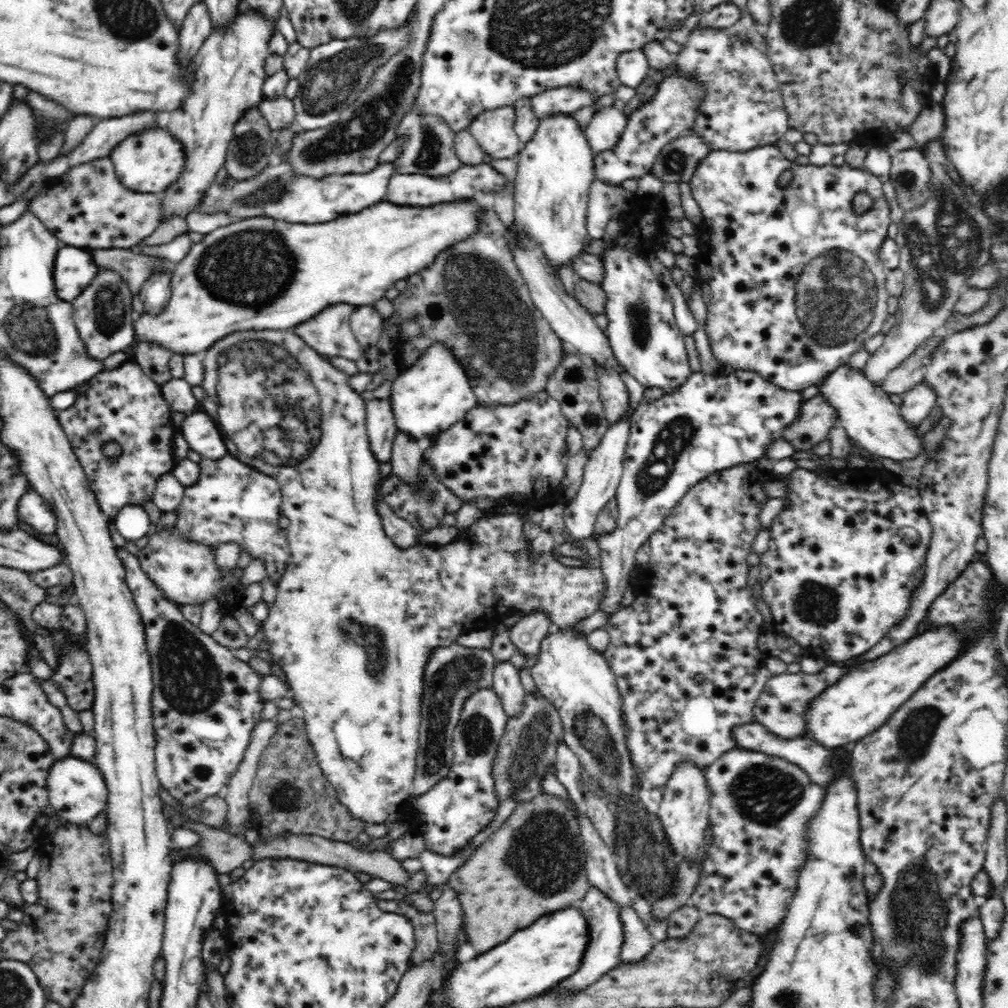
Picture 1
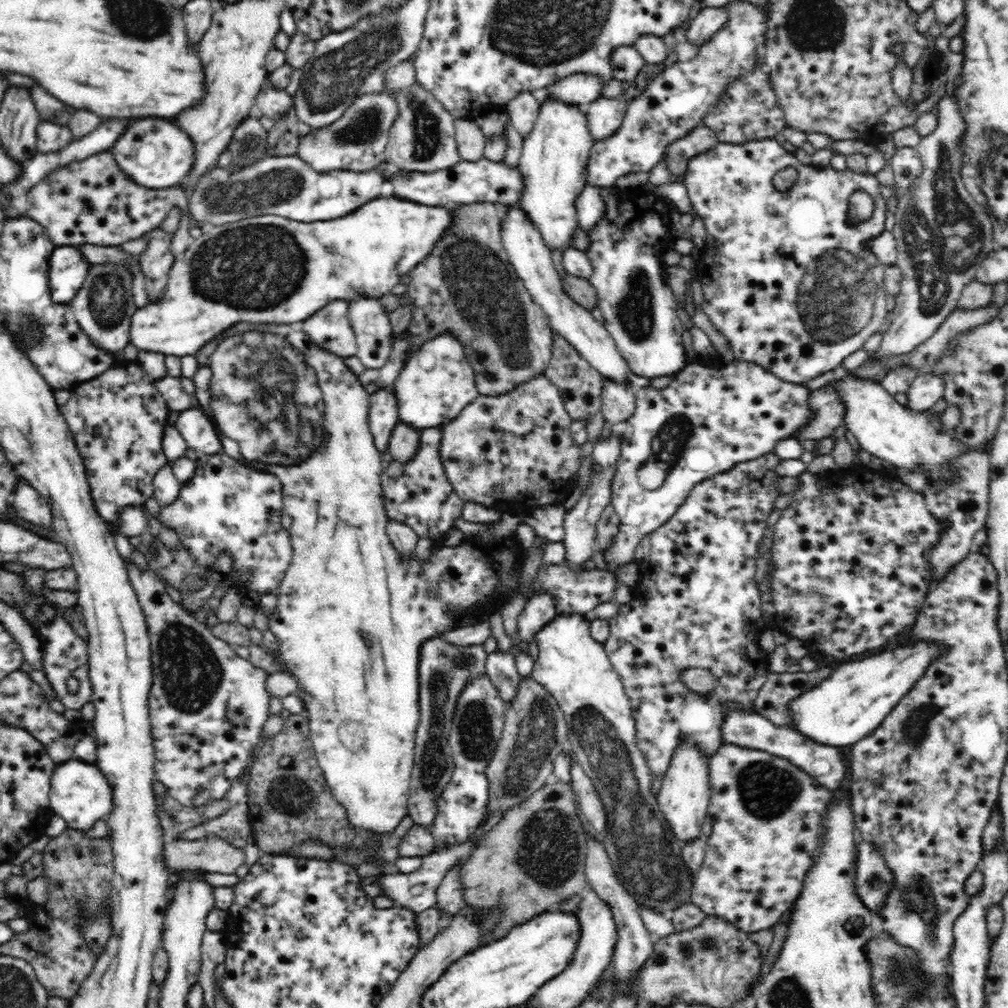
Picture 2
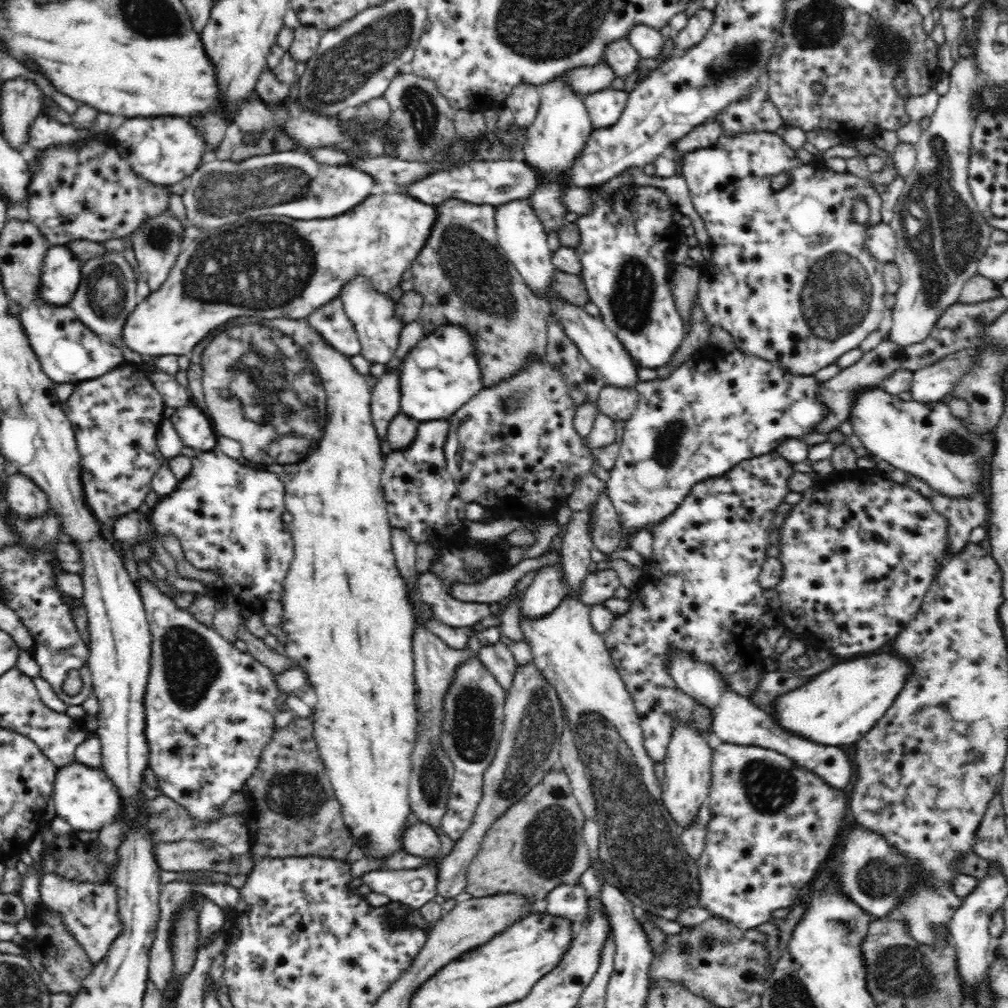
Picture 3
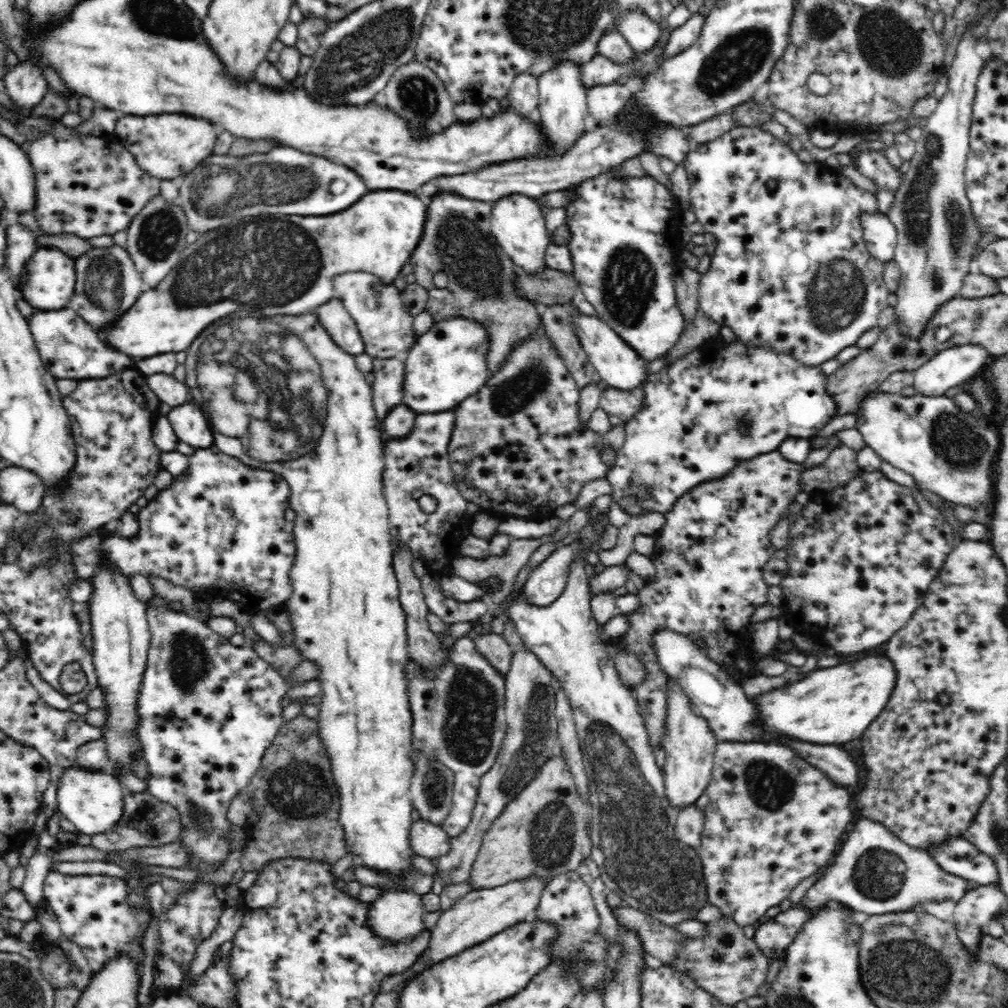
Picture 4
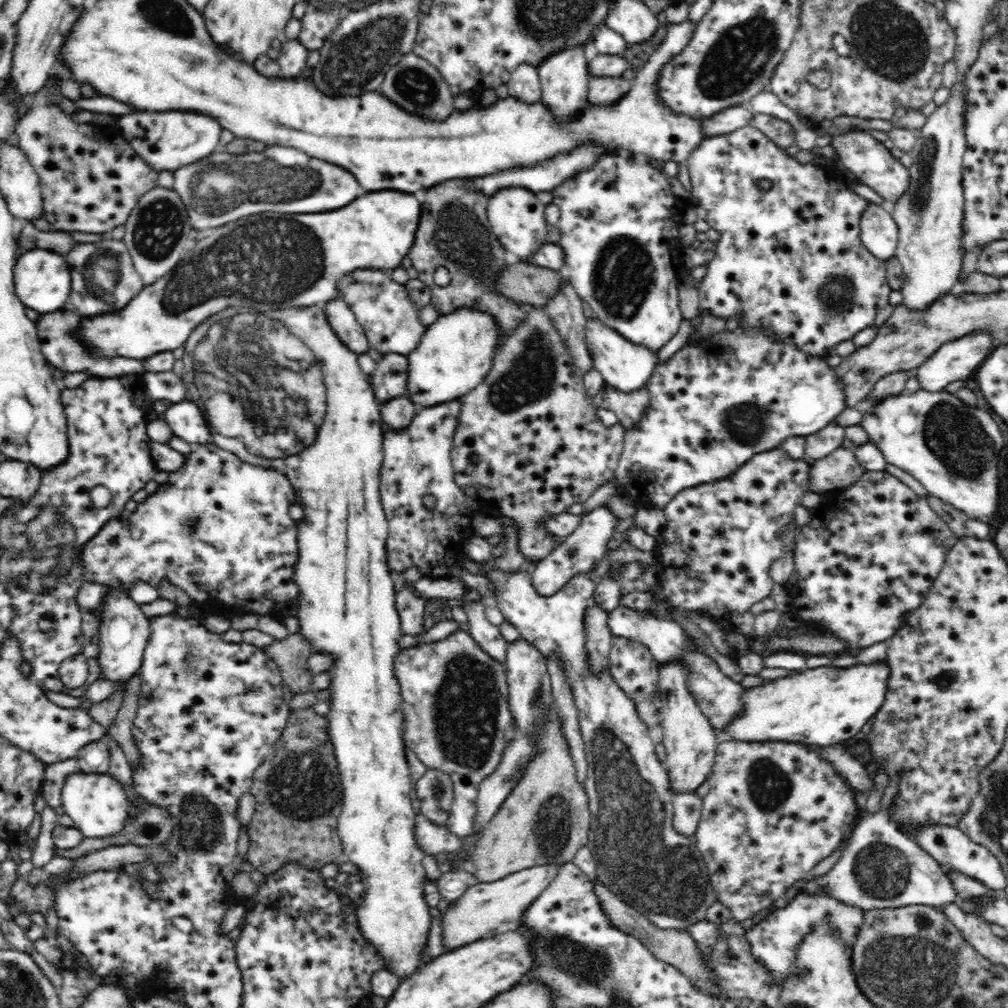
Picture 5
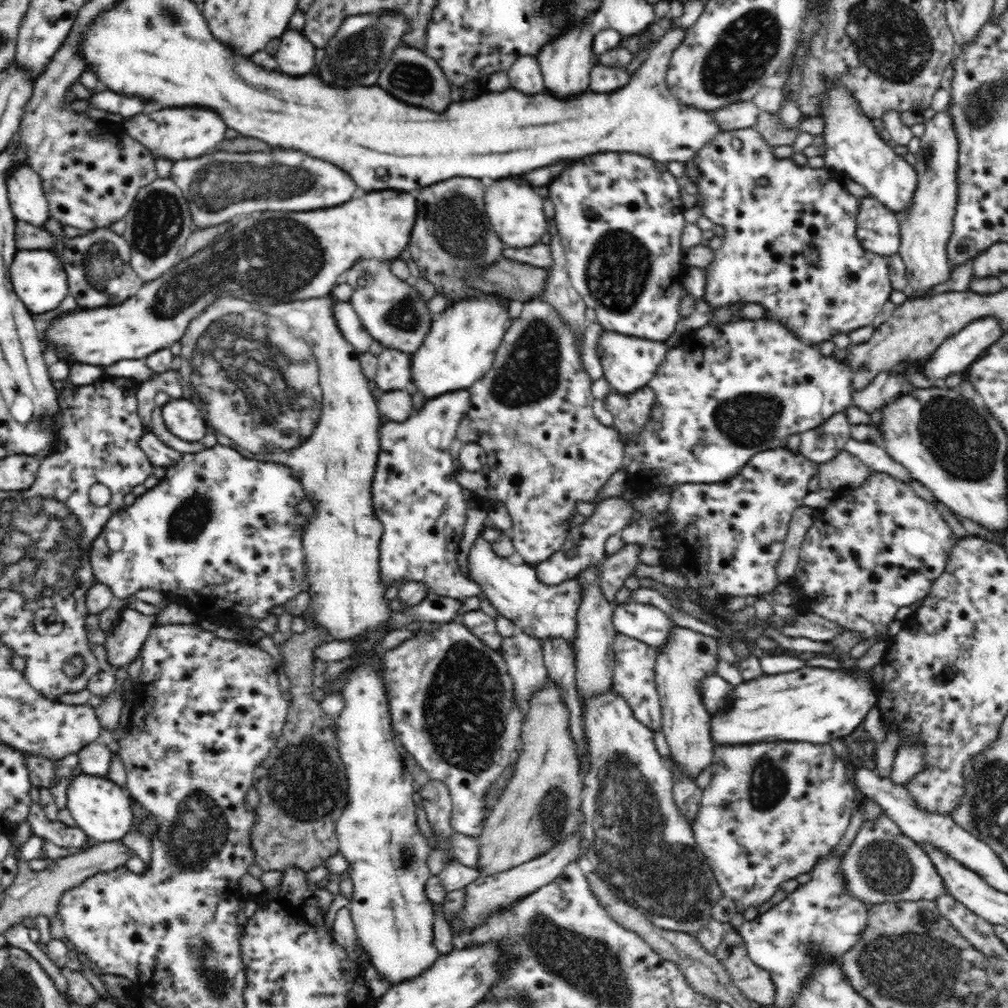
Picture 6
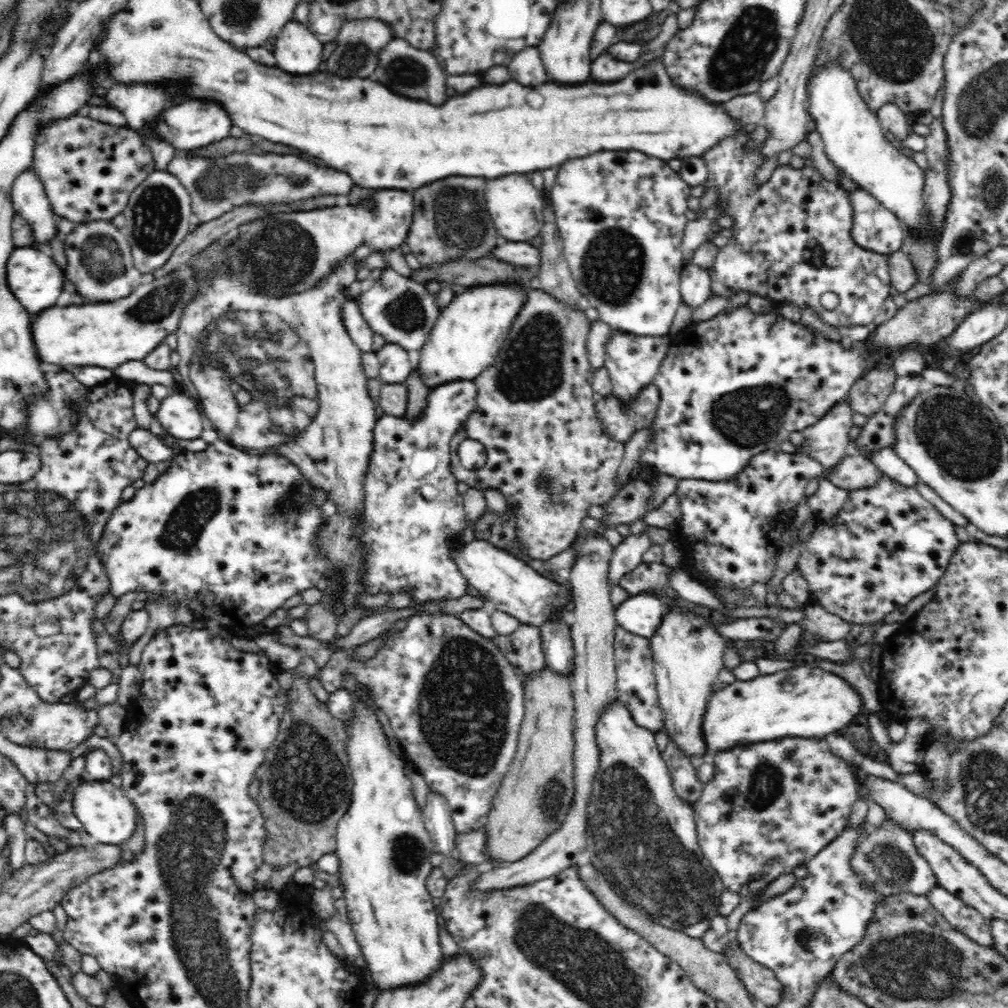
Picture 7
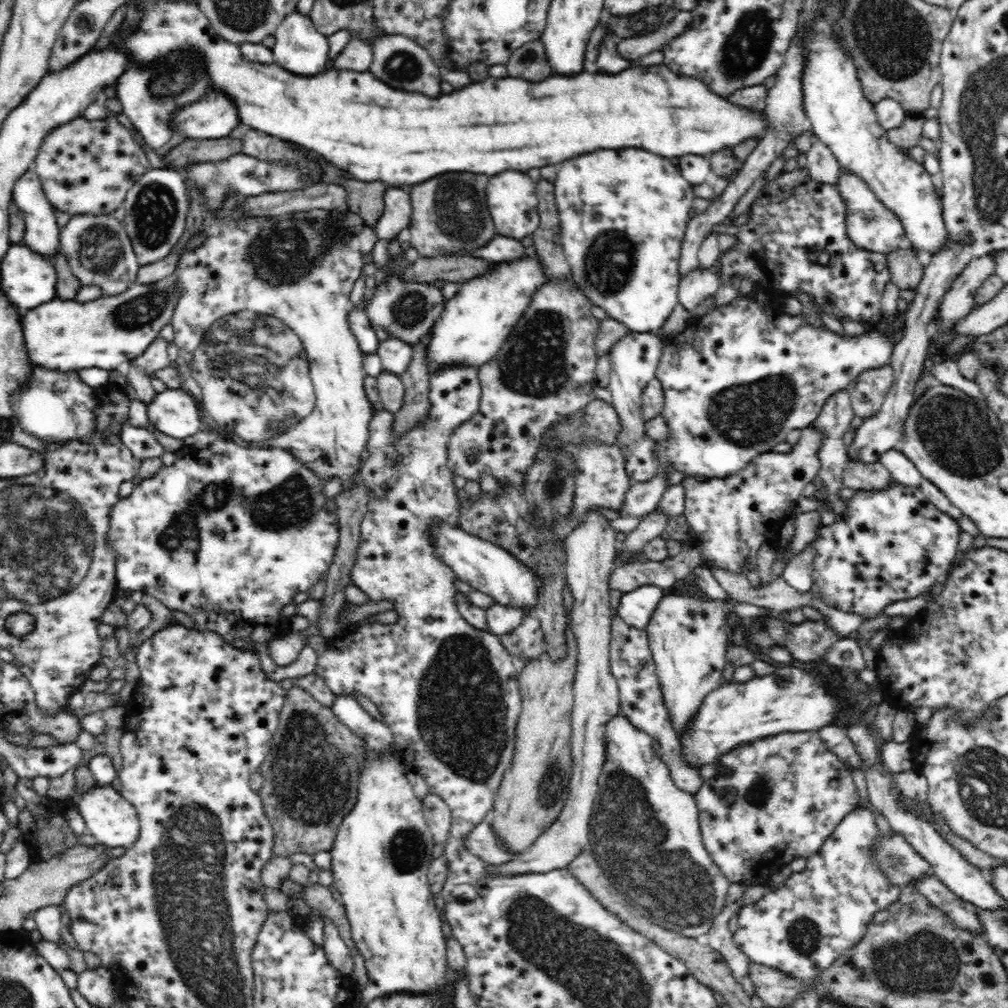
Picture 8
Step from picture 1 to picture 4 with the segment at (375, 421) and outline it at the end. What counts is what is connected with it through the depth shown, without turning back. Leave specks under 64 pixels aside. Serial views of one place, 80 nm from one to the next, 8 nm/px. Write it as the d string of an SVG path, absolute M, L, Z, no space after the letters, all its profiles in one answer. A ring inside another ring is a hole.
M402 357L386 358L381 370L373 370L374 382L371 386L373 394L373 407L375 408L376 418L383 424L386 414L402 403L403 388L405 380L405 363Z

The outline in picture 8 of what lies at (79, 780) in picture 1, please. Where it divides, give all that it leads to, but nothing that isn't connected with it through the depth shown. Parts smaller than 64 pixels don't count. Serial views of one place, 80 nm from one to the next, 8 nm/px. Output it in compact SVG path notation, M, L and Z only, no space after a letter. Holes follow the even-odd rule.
M98 785L83 792L76 799L75 809L84 819L89 832L98 843L106 847L132 847L139 837L140 823L137 810L112 785Z

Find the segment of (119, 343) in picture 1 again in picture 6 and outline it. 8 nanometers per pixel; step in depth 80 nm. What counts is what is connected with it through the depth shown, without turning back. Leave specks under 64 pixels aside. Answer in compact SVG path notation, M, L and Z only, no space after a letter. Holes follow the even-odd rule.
M108 227L84 232L85 236L66 239L61 260L66 264L70 294L76 298L80 308L118 306L137 294L145 283L132 268L131 246L124 236L118 236Z

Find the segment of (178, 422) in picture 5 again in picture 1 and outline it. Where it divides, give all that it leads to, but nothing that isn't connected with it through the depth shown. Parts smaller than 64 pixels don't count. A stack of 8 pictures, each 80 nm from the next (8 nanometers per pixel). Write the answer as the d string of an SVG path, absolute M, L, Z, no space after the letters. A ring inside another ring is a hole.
M204 410L188 413L179 428L189 447L203 458L220 460L228 454L225 435L218 423Z

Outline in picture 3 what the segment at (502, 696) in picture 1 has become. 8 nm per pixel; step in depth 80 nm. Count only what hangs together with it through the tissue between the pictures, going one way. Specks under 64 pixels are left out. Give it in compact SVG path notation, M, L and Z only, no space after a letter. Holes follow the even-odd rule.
M499 644L487 647L483 650L480 662L489 669L506 693L508 692L508 688L512 688L517 665L514 655L512 655L509 649Z

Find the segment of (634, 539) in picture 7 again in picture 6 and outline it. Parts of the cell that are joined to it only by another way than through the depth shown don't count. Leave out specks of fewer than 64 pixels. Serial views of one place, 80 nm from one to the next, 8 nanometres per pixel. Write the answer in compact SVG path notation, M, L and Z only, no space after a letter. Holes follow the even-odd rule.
M625 544L617 553L604 558L600 585L604 597L612 603L612 606L615 606L617 592L625 586L626 580L640 563L638 555L641 550L642 546L639 544Z

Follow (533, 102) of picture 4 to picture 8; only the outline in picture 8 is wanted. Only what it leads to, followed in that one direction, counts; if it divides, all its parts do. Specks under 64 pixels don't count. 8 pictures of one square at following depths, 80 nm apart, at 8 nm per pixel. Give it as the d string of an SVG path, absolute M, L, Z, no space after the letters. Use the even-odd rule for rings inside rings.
M540 38L530 40L511 52L510 58L507 60L507 69L508 74L512 77L534 82L540 82L553 74Z

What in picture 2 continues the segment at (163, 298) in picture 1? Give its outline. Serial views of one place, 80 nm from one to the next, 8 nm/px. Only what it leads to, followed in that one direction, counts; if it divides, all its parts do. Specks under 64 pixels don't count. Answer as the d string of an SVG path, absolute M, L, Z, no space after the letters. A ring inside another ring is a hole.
M160 228L152 230L144 237L147 239L145 251L137 256L144 275L144 286L148 294L148 302L156 302L164 296L168 282L169 270L175 261L170 252L170 243L174 234L167 234Z

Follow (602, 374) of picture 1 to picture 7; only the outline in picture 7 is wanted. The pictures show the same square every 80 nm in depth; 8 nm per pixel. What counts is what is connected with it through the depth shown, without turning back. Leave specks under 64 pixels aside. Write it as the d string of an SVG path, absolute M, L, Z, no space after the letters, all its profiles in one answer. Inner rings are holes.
M652 382L644 387L635 399L624 407L616 397L610 395L595 404L596 417L604 434L618 442L626 442L633 434L651 426L660 404L658 387Z

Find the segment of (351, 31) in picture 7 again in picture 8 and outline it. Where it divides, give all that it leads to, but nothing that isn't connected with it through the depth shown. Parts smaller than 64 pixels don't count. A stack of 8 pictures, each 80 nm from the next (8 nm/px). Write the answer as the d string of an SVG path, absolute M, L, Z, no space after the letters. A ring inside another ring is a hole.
M351 33L350 41L344 49L330 61L329 67L336 70L354 70L356 72L370 72L372 64L372 39L360 39Z

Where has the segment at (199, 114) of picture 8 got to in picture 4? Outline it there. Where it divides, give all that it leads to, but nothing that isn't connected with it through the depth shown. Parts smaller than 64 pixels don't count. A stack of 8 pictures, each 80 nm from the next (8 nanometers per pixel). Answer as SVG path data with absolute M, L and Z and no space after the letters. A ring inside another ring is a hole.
M182 114L154 116L121 115L113 135L134 156L136 165L158 180L180 180L214 154L220 128L212 122Z

